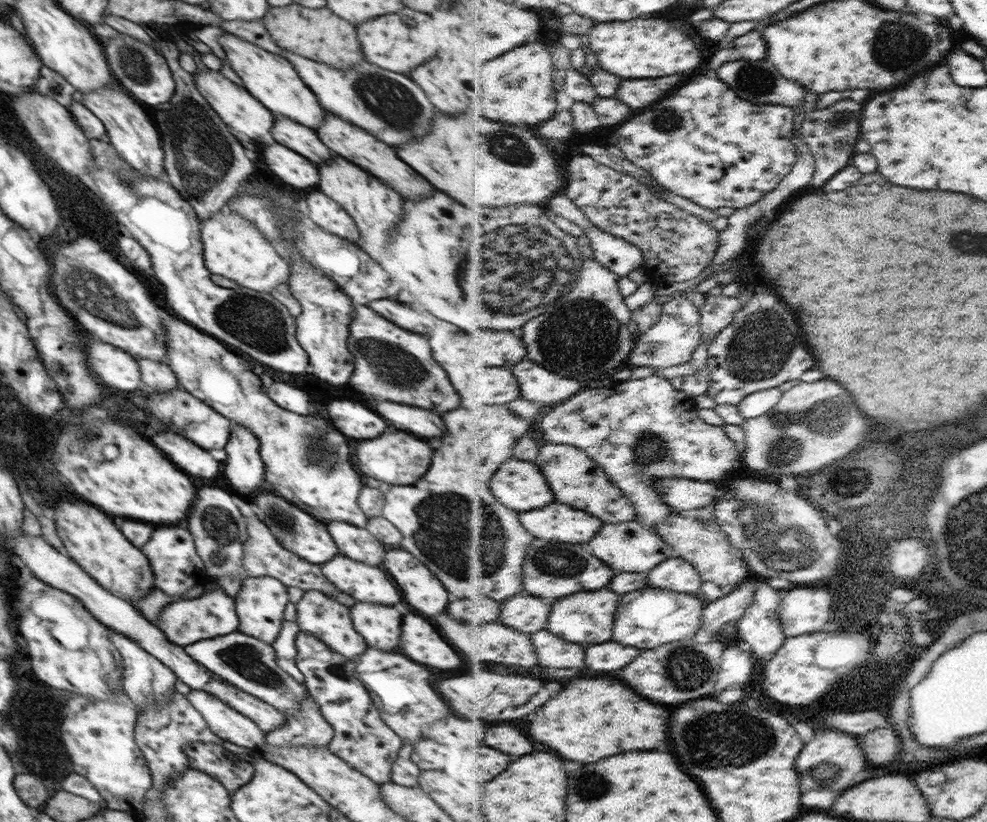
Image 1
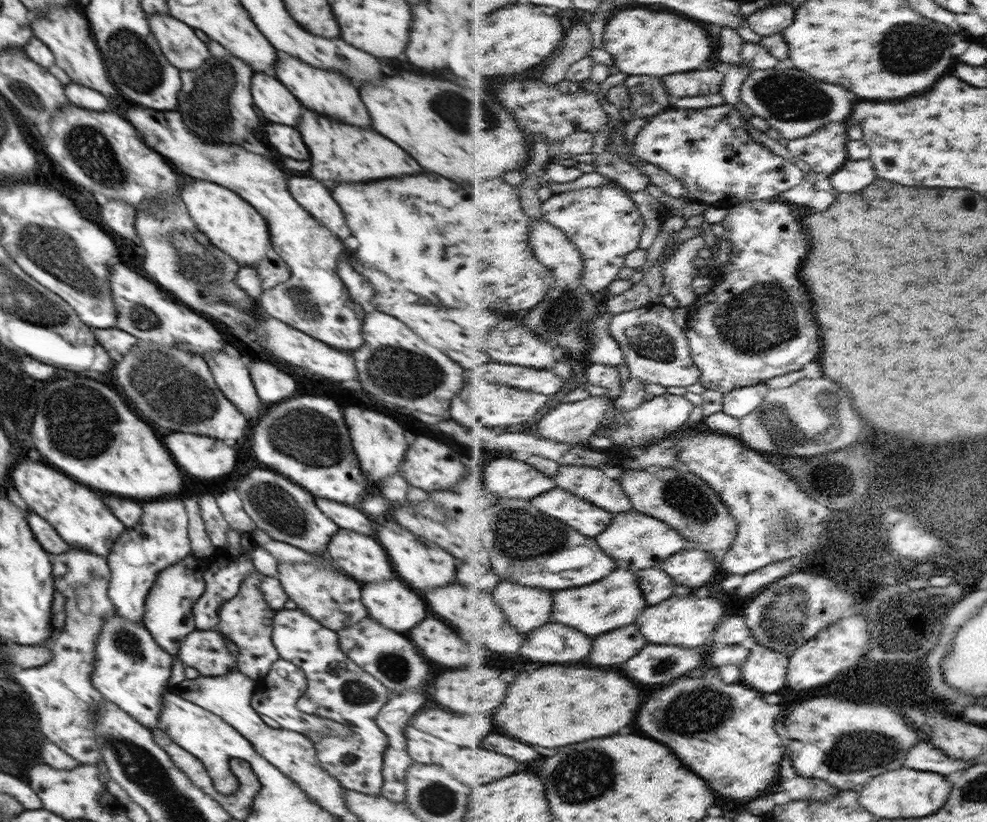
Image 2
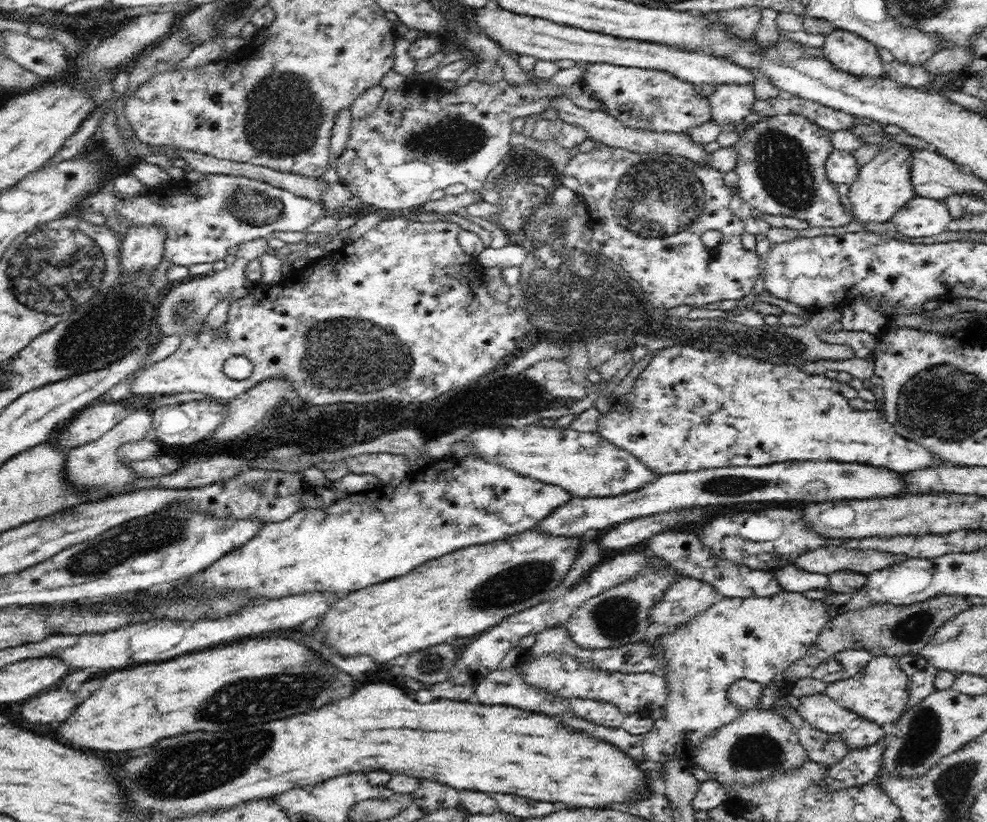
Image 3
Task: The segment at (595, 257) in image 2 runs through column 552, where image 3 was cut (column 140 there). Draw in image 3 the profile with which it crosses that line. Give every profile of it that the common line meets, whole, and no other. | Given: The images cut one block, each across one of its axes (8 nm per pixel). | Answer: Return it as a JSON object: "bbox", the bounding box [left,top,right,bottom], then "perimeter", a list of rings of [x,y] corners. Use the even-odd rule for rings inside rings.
{"bbox":[81,175,325,266],"perimeter":[[[206,175],[199,181],[189,181],[182,178],[171,180],[168,184],[152,187],[146,194],[133,199],[118,199],[110,195],[110,187],[104,186],[96,195],[85,200],[81,211],[99,211],[104,215],[117,212],[127,216],[130,225],[156,224],[166,225],[169,229],[169,239],[165,248],[164,258],[173,264],[192,266],[200,262],[218,262],[228,255],[228,248],[240,245],[244,241],[262,238],[269,234],[280,232],[304,232],[312,226],[318,218],[325,216],[325,206],[320,200],[308,196],[298,196],[283,188],[263,183],[259,180],[234,175]]]}

